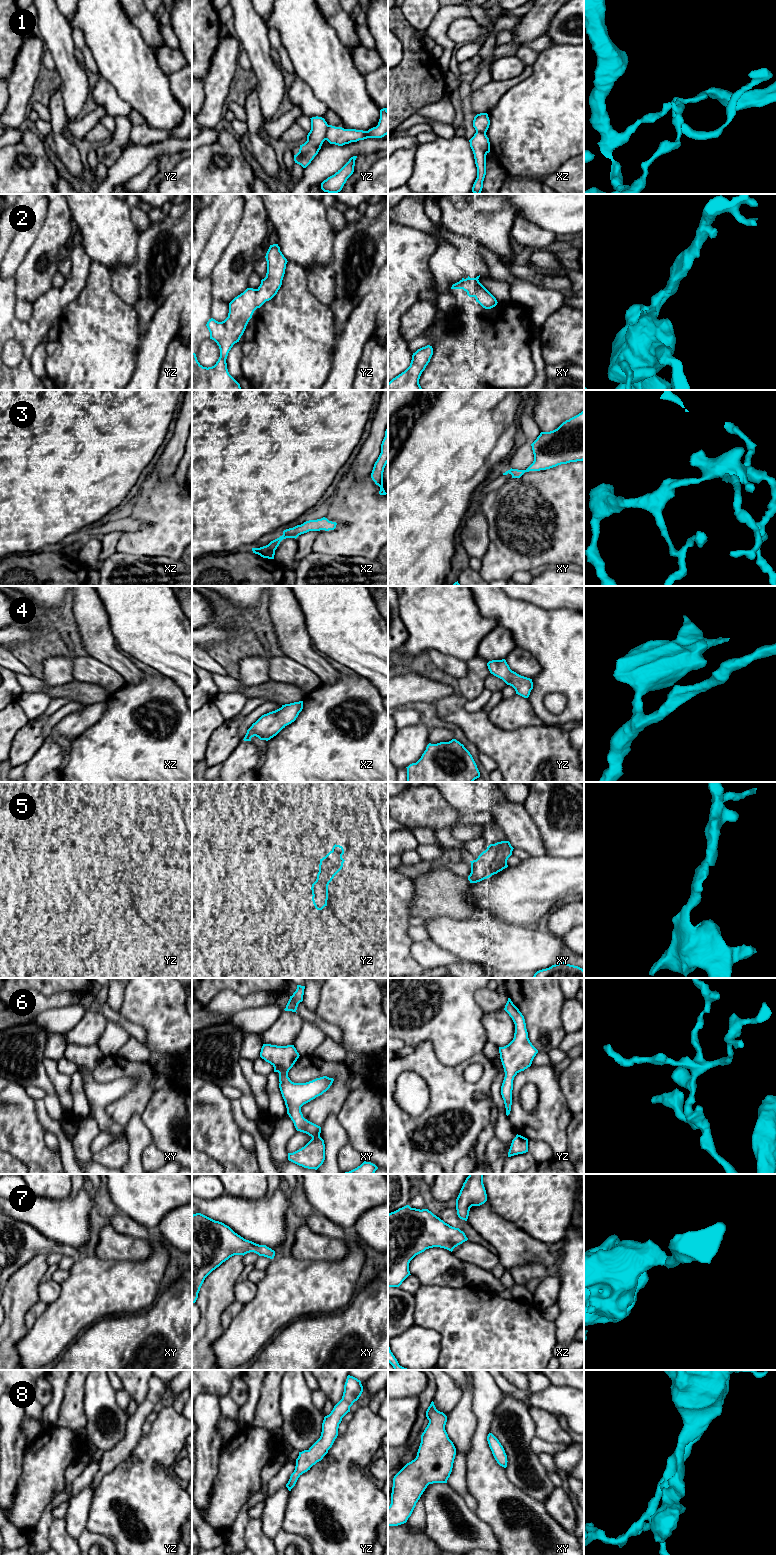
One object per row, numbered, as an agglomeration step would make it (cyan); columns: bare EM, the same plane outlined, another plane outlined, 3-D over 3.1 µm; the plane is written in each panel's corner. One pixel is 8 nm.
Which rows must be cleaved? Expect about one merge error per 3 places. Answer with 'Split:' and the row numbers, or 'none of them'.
Split: 1

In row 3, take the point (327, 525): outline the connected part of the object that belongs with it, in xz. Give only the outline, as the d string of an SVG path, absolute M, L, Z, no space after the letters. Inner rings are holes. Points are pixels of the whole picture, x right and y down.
M323 517L317 520L309 520L301 525L297 525L293 528L289 528L283 531L283 535L279 538L271 541L268 545L260 548L252 548L253 553L260 555L263 558L274 559L275 550L279 546L280 542L286 538L297 538L299 535L307 533L309 531L320 531L320 530L334 530L337 523L329 521Z

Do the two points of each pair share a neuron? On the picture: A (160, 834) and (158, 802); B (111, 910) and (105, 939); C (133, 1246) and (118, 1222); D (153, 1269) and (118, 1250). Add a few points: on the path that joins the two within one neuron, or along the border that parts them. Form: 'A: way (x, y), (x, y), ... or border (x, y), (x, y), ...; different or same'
A: border (159, 826), (171, 836); different
B: way (108, 917), (106, 932); same
C: border (110, 1223), (118, 1232), (147, 1239); different
D: border (151, 1242), (151, 1253), (144, 1259), (112, 1260); different

